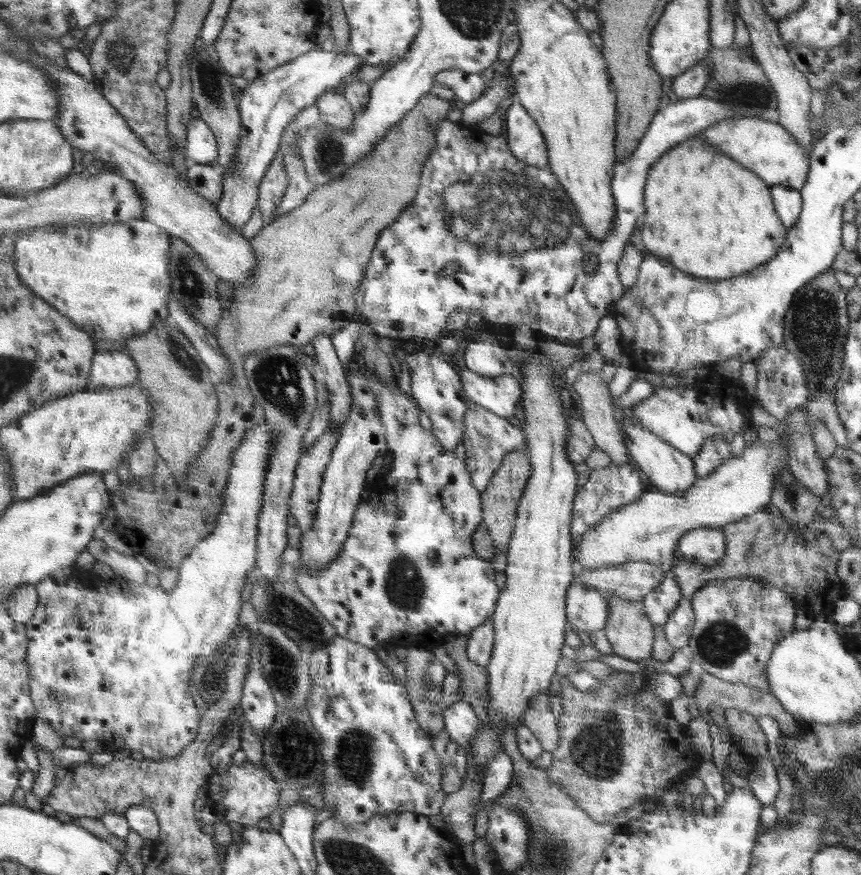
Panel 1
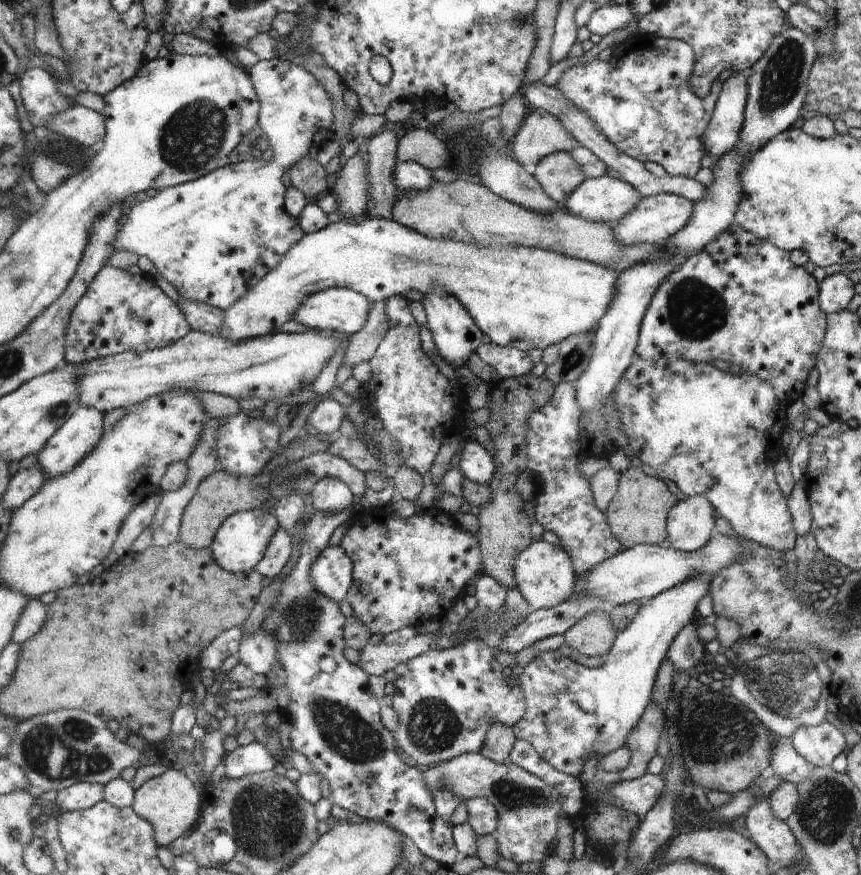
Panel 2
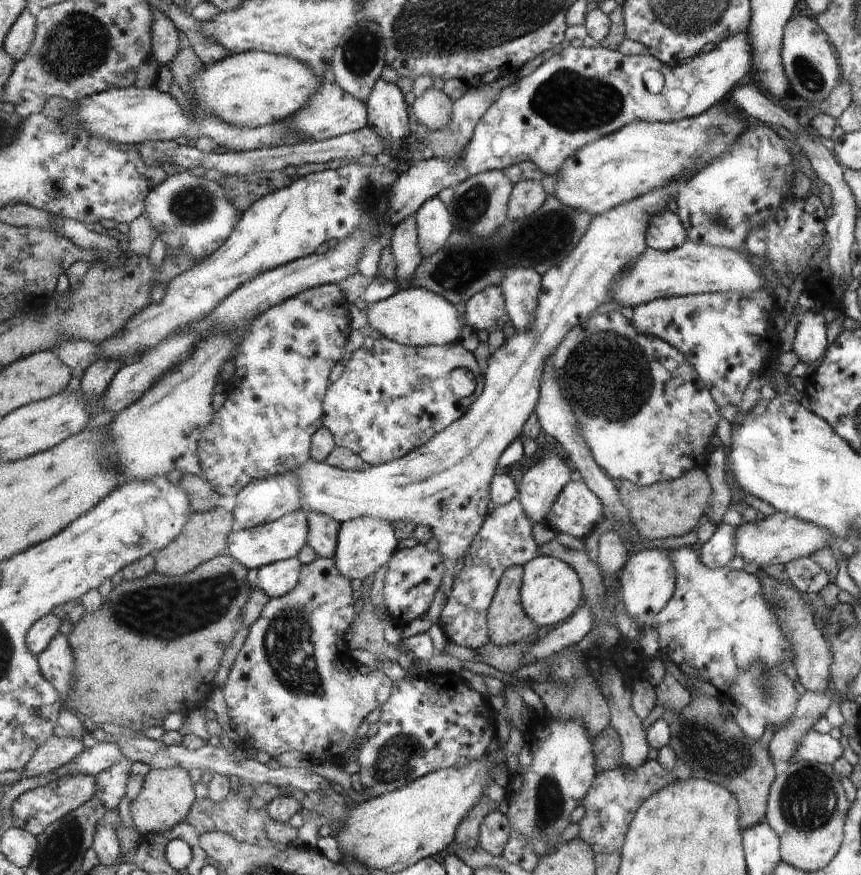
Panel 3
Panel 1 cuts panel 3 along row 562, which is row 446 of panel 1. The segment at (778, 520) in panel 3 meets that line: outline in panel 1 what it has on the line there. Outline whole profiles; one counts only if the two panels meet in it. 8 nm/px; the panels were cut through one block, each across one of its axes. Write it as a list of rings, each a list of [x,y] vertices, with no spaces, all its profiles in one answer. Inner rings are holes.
[[[783,423],[782,426],[784,427],[783,433],[780,430],[782,443],[765,444],[758,440],[754,445],[745,447],[740,454],[735,454],[725,460],[712,474],[696,479],[694,486],[684,494],[672,496],[658,488],[653,488],[643,492],[636,501],[628,506],[622,506],[620,510],[604,517],[581,536],[573,554],[573,559],[577,562],[577,570],[592,570],[626,562],[644,561],[658,566],[665,573],[672,570],[675,547],[678,546],[679,539],[682,539],[686,532],[698,527],[720,529],[730,522],[735,522],[736,519],[755,515],[756,512],[762,512],[768,508],[775,478],[784,467],[789,466],[788,456],[790,456],[790,440],[793,430]]]

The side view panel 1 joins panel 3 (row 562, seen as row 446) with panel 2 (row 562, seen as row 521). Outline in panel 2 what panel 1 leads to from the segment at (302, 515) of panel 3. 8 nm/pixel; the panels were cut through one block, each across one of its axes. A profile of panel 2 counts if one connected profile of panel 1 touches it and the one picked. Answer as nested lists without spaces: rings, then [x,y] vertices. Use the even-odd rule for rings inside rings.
[[[262,509],[238,511],[220,527],[212,549],[215,557],[225,569],[233,573],[247,573],[252,571],[254,566],[258,566],[267,552],[268,543],[271,542],[278,530],[279,521],[273,514],[263,512]]]

